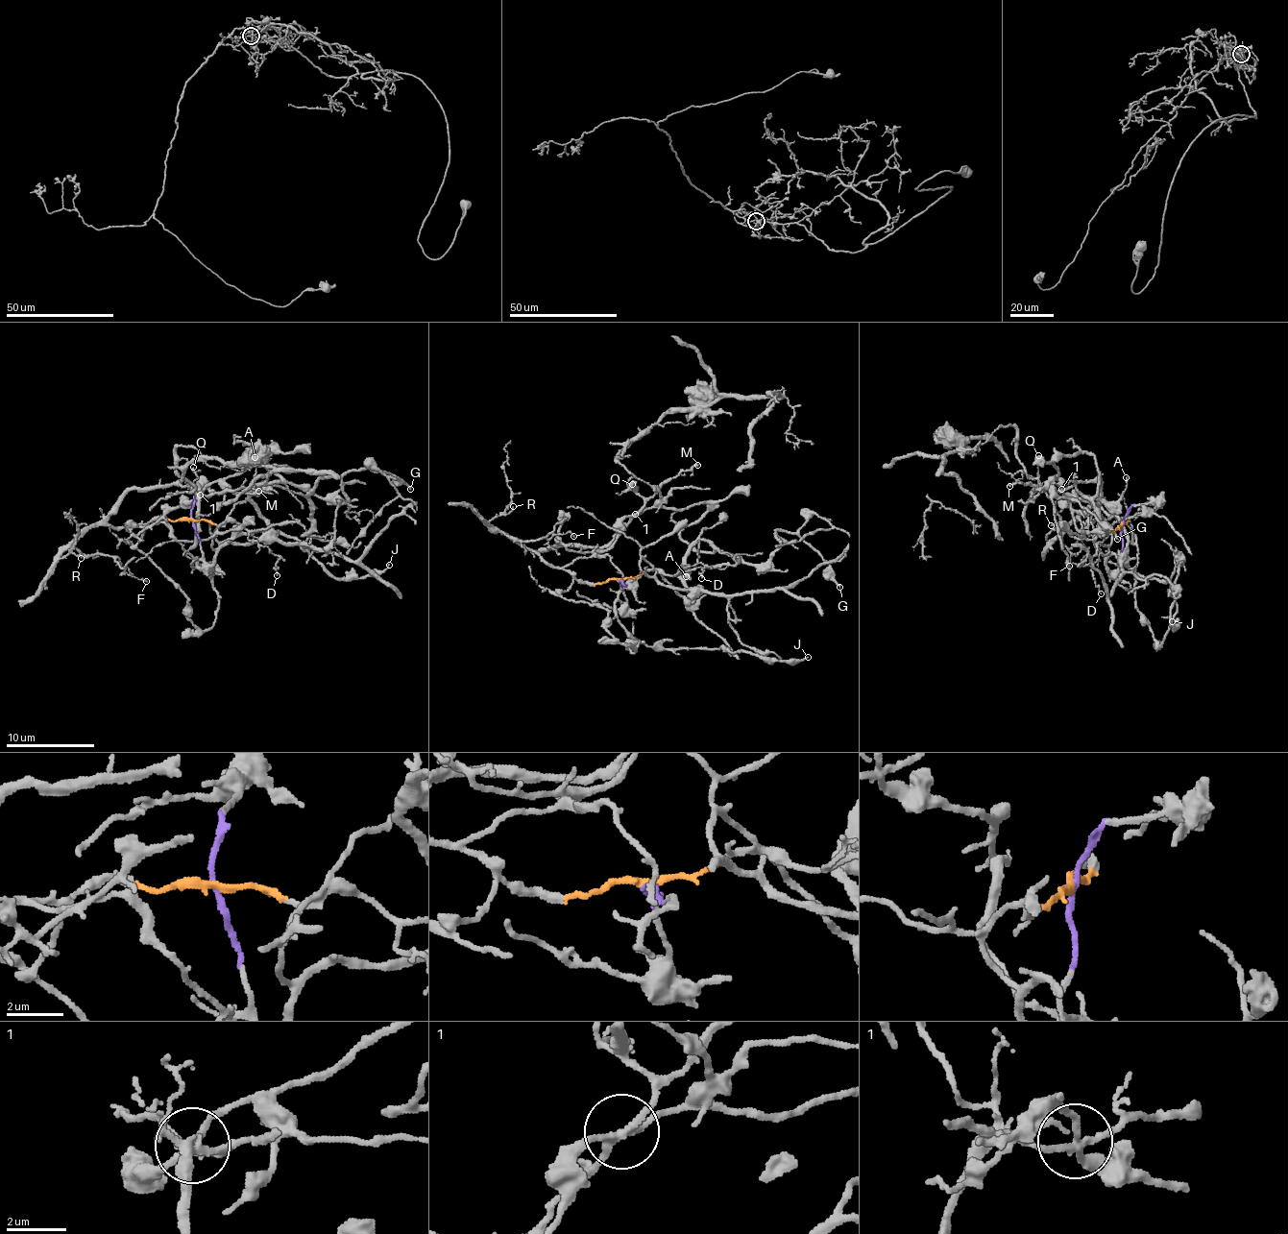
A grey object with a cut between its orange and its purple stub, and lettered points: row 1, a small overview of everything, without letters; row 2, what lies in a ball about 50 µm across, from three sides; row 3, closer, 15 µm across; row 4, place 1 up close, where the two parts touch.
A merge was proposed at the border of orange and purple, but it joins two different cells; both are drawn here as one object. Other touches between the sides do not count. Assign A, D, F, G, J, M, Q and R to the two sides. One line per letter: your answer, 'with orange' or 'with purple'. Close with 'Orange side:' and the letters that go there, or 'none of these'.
A: with purple
D: with orange
F: with orange
G: with purple
J: with purple
M: with orange
Q: with orange
R: with orange
Orange side: D, F, M, Q, R

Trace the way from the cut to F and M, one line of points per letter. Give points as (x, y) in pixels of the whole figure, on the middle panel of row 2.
F: (619, 580), (580, 581), (571, 573), (546, 565), (503, 532), (514, 539), (536, 542), (550, 533), (574, 536)
M: (619, 580), (580, 581), (571, 573), (550, 568), (539, 550), (565, 545), (602, 548), (663, 484), (698, 464)

